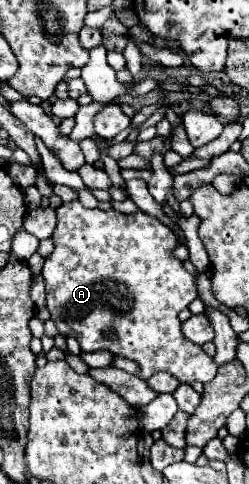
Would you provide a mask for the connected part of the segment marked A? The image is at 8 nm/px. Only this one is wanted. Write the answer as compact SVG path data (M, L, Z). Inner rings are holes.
M78 200L64 202L56 208L56 218L58 224L50 236L54 252L46 258L42 276L46 282L46 308L54 318L58 332L62 336L76 338L82 352L110 350L116 356L140 362L144 380L156 372L168 372L178 382L186 384L210 382L218 372L214 358L210 358L202 346L190 342L180 330L182 322L178 320L178 312L188 308L188 304L196 298L196 286L194 276L188 274L182 268L182 262L172 254L178 244L174 232L144 212L126 216L116 210L90 210ZM102 300L124 300L124 312L104 304ZM156 348L162 348L162 358L156 356Z

